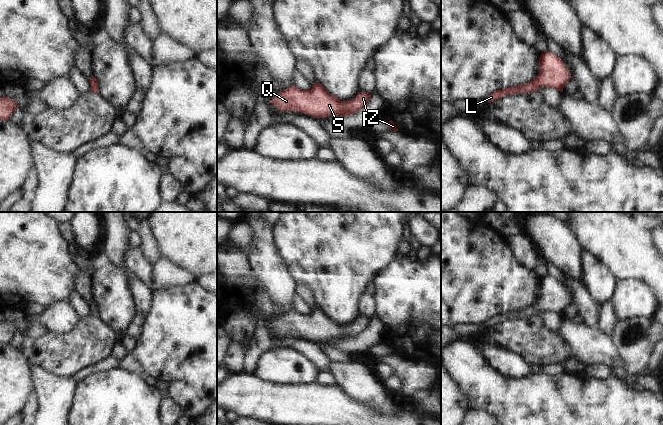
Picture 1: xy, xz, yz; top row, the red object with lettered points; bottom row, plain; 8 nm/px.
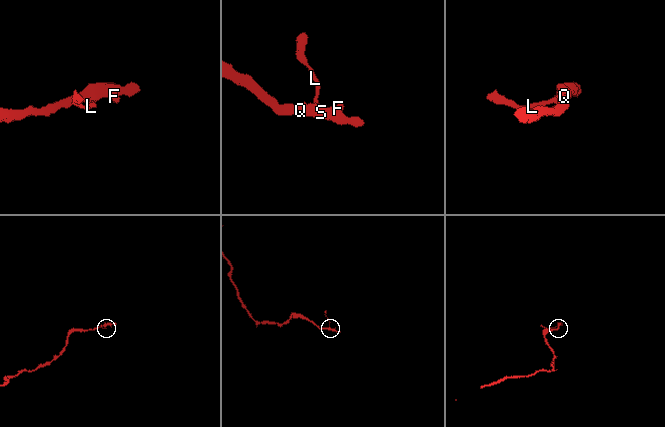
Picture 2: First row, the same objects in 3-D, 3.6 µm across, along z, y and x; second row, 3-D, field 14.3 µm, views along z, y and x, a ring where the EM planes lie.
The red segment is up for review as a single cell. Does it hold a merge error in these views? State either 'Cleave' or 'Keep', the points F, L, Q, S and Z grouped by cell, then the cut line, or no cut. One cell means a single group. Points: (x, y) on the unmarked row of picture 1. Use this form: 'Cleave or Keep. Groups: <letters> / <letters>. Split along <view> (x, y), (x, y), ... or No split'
Keep. Groups: F L Q S Z. No split

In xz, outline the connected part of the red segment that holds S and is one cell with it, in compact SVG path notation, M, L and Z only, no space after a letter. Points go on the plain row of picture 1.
M315 307L311 314L301 314L297 310L284 313L271 327L283 335L295 335L314 342L331 339L351 340L358 336L371 323L371 318L360 316L355 322L343 326L330 318L322 308Z

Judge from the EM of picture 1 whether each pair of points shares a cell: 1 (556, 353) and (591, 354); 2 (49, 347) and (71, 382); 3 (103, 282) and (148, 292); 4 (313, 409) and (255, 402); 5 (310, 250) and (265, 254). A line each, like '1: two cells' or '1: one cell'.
1: two cells
2: two cells
3: two cells
4: one cell
5: two cells

